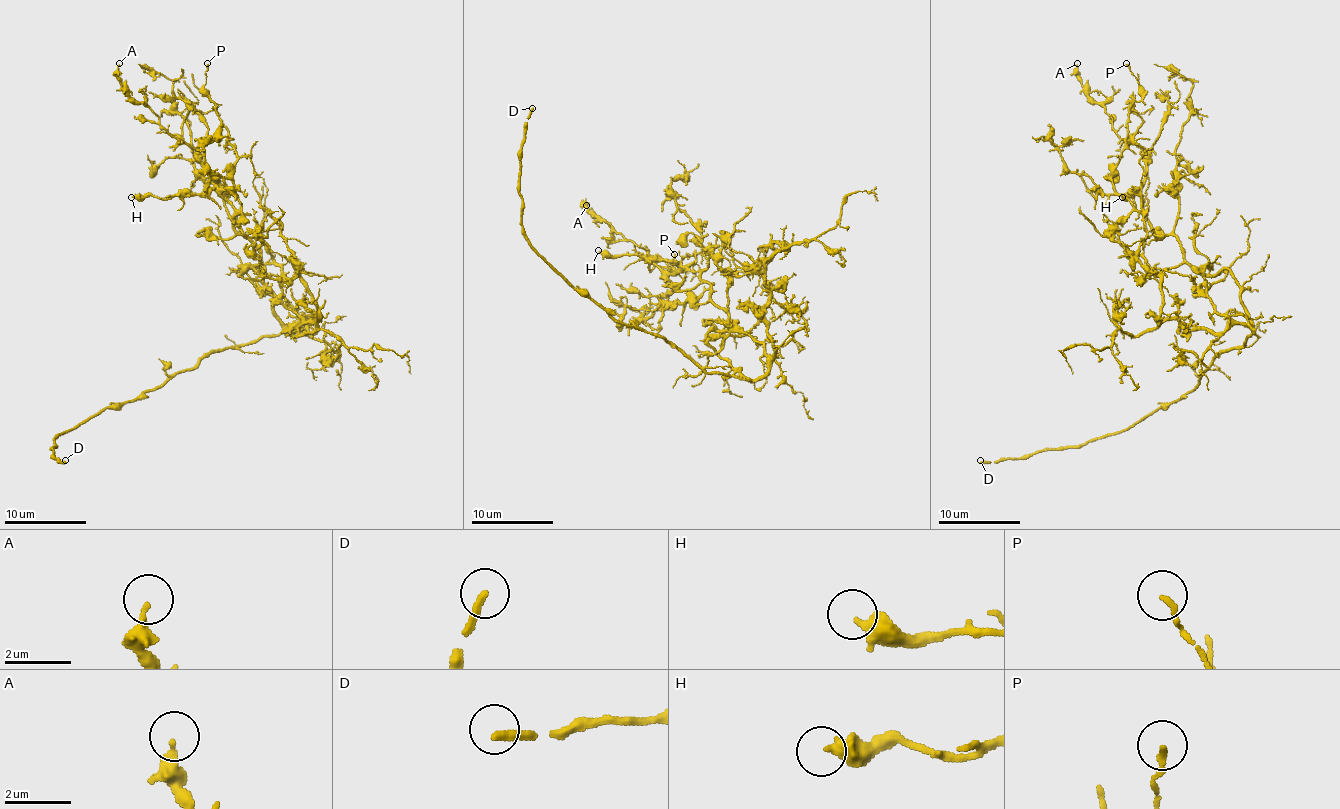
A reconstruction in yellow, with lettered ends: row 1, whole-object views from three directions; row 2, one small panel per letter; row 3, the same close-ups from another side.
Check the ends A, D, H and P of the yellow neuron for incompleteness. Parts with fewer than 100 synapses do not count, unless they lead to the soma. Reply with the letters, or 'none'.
D

